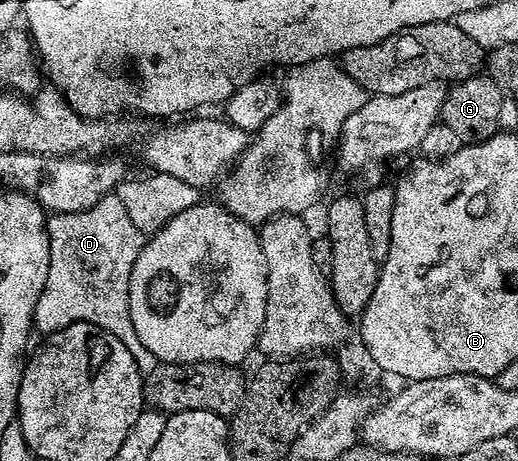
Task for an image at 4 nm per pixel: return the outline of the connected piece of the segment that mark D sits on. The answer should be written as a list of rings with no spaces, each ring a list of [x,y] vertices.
[[[114,193],[106,194],[89,209],[83,212],[52,213],[47,219],[48,247],[51,251],[48,260],[47,281],[35,304],[33,313],[34,329],[43,336],[77,322],[89,322],[122,340],[136,358],[137,367],[142,373],[149,373],[157,361],[153,353],[143,348],[135,336],[130,312],[130,274],[145,243],[145,236],[132,222],[122,202]]]

